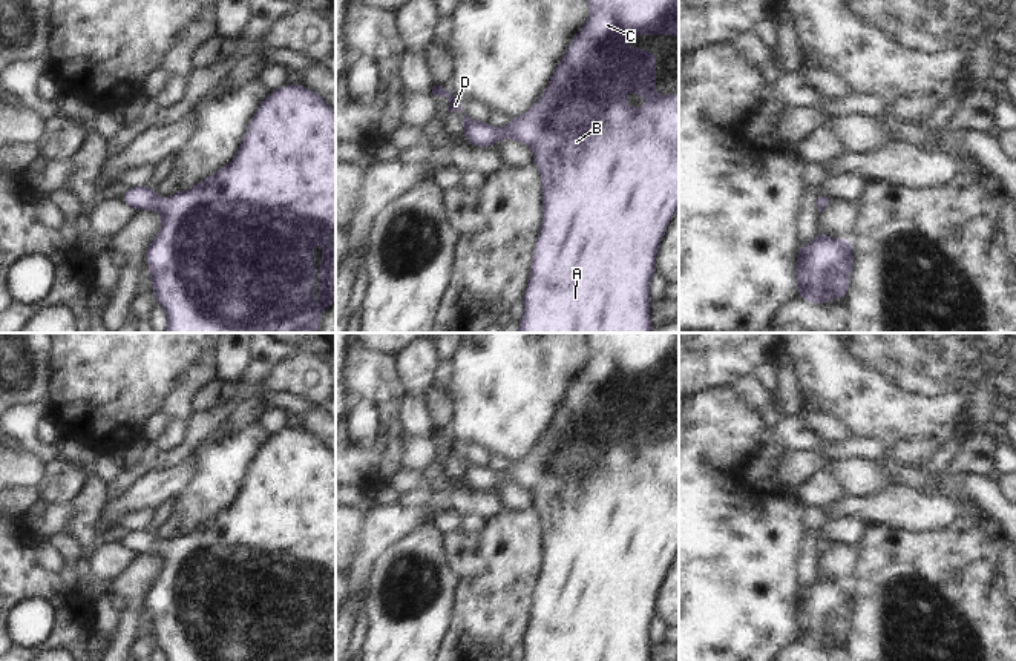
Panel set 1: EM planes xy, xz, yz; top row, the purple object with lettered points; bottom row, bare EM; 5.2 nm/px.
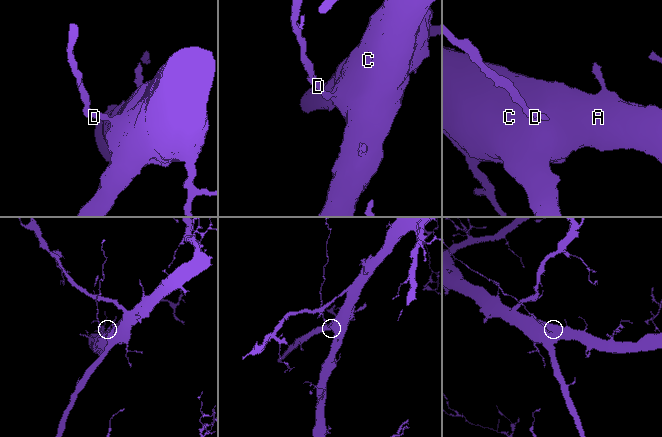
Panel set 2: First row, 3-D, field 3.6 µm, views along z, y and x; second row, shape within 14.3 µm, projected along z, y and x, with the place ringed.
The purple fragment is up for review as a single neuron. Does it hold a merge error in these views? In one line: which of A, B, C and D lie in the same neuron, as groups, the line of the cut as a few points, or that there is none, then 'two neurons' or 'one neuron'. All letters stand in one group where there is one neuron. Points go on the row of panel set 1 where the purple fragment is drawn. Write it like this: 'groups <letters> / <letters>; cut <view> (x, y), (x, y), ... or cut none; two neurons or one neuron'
groups A B C D; cut none; one neuron

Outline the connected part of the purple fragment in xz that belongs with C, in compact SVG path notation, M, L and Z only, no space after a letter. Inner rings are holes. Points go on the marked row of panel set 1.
M587 0L588 18L573 35L562 58L556 64L546 90L538 101L521 115L510 120L504 127L492 127L487 121L475 121L461 110L461 101L455 94L446 92L443 84L431 83L429 95L434 98L449 98L447 112L463 113L463 127L466 141L478 149L486 149L498 140L515 140L529 146L533 152L532 163L539 170L539 184L542 189L542 221L530 258L530 276L521 296L524 313L518 321L518 333L651 333L650 322L650 279L656 275L656 255L662 236L679 209L679 92L659 97L656 94L656 54L642 48L622 44L627 35L679 35L679 0ZM630 92L637 92L647 98L648 104L633 109L625 103Z

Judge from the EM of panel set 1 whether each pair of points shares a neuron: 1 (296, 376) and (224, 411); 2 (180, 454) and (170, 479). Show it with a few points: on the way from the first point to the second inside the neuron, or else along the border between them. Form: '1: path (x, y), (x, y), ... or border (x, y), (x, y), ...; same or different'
1: path (278, 381), (261, 388), (249, 388), (242, 394); same
2: border (193, 453), (172, 466), (154, 470); different

